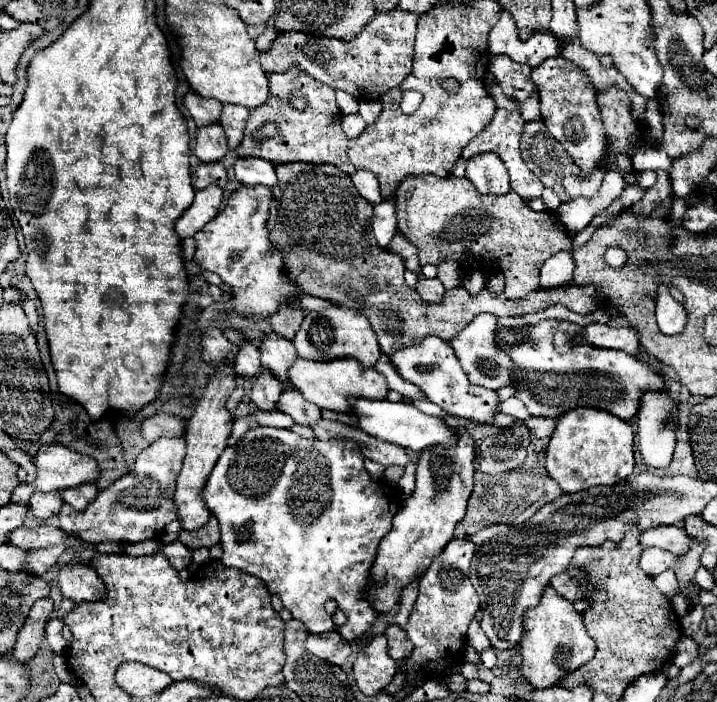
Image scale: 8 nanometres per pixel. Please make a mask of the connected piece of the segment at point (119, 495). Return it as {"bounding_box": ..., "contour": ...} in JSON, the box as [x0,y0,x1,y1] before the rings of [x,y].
{"bounding_box":[58,437,184,543],"contour":[[[162,437],[154,441],[138,455],[134,469],[104,491],[100,491],[86,511],[76,511],[64,503],[58,513],[60,525],[66,531],[76,533],[92,543],[138,543],[154,539],[170,521],[176,519],[172,495],[176,487],[176,477],[182,469],[184,453],[184,437]]]}

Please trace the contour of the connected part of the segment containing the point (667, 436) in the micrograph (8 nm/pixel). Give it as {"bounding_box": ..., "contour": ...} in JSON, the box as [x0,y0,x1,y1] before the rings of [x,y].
{"bounding_box":[636,385,678,467],"contour":[[[664,385],[662,389],[648,389],[640,397],[640,407],[636,413],[636,441],[638,451],[644,457],[644,463],[650,467],[668,467],[672,461],[674,445],[676,445],[676,431],[678,431],[678,403],[672,399],[670,389]]]}

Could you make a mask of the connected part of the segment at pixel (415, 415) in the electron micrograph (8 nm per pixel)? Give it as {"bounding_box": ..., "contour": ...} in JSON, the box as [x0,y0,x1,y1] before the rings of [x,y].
{"bounding_box":[350,399,458,453],"contour":[[[352,399],[350,403],[352,403],[352,415],[358,417],[358,423],[360,423],[362,431],[366,431],[370,435],[376,435],[376,437],[380,437],[388,443],[400,445],[404,449],[412,449],[416,453],[422,453],[424,449],[434,447],[434,445],[440,445],[444,449],[452,449],[458,443],[456,431],[452,427],[448,427],[444,419],[424,415],[412,403],[404,403],[404,401],[392,403],[392,401],[386,401],[386,399],[384,401]]]}

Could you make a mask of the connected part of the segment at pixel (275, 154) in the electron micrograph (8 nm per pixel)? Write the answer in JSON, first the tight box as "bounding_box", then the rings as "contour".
{"bounding_box":[238,67,356,175],"contour":[[[292,67],[286,73],[272,73],[270,99],[256,107],[246,123],[244,141],[238,147],[238,157],[262,157],[274,165],[304,161],[330,163],[352,175],[356,169],[348,159],[348,137],[340,125],[340,109],[334,89],[314,81],[304,71]]]}

